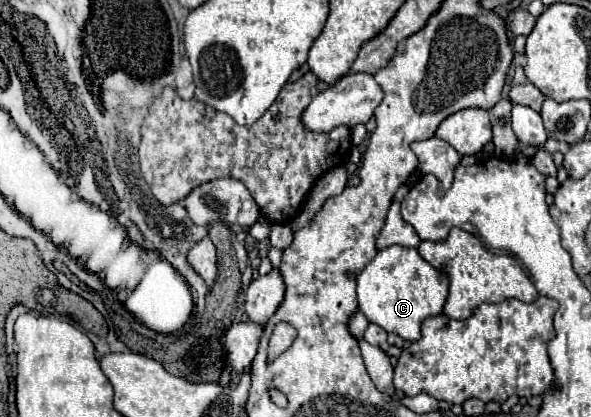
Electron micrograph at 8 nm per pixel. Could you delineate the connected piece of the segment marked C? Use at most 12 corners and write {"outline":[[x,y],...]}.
{"outline":[[414,247],[380,249],[358,307],[404,341],[442,313],[448,277]]}

